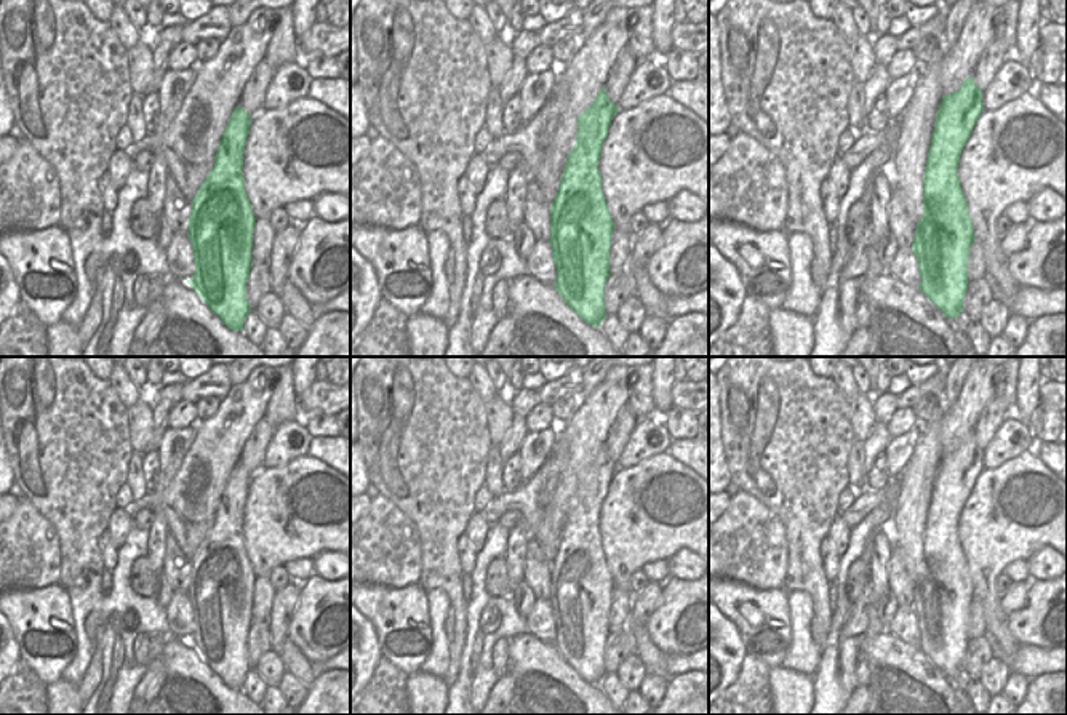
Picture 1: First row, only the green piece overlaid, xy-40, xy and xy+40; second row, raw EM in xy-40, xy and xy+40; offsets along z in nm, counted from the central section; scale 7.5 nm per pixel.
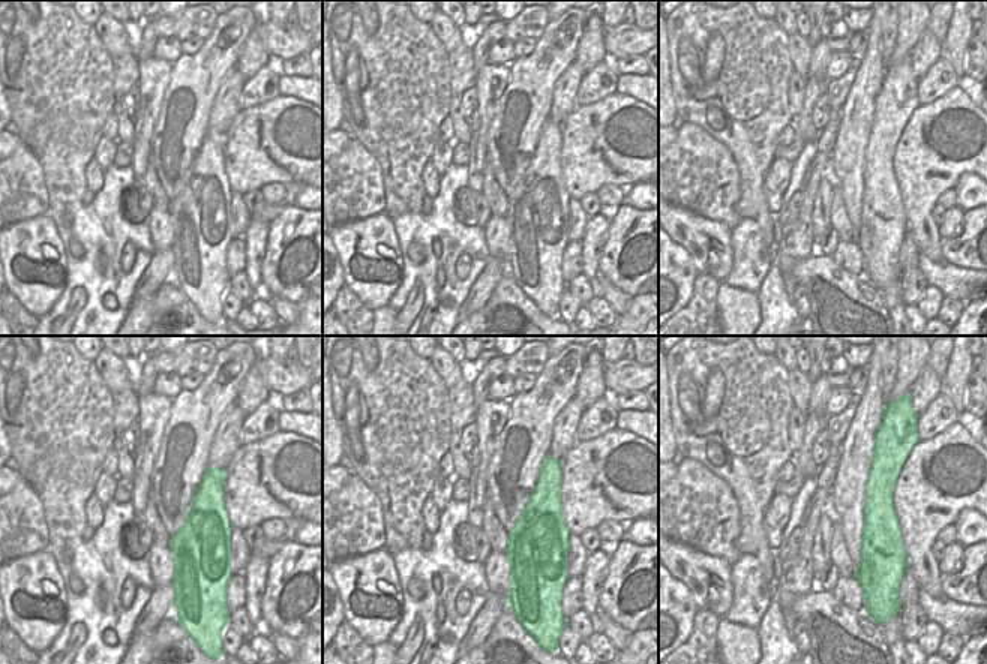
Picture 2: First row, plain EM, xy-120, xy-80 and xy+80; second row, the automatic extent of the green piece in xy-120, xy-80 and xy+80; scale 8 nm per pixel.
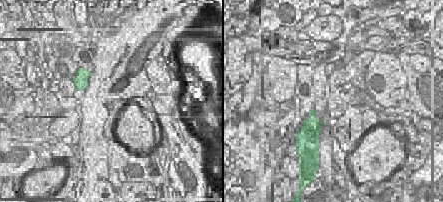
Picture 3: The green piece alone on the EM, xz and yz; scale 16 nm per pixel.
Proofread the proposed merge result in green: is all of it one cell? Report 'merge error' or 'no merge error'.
no merge error

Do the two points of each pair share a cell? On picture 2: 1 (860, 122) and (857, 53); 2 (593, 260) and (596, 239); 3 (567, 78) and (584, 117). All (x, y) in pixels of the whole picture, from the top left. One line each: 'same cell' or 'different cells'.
1: different cells
2: same cell
3: different cells

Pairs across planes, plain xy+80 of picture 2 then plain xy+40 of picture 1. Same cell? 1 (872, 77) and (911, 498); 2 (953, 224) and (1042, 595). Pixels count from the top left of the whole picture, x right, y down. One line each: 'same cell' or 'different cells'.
1: same cell
2: different cells

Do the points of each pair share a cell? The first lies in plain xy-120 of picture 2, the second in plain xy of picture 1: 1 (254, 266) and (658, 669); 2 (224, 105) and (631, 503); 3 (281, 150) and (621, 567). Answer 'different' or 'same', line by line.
1: different
2: different
3: same

